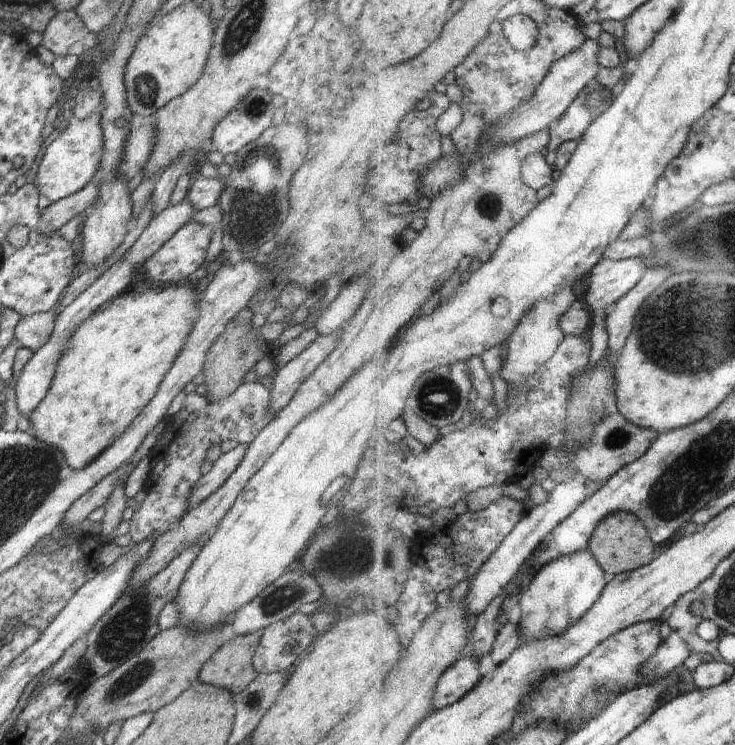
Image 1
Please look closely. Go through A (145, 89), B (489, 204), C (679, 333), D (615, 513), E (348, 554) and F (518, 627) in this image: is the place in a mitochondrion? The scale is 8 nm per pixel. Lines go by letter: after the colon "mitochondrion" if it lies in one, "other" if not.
A: mitochondrion
B: mitochondrion
C: mitochondrion
D: other
E: mitochondrion
F: other

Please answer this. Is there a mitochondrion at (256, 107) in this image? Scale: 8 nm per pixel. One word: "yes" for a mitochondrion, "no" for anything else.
yes

